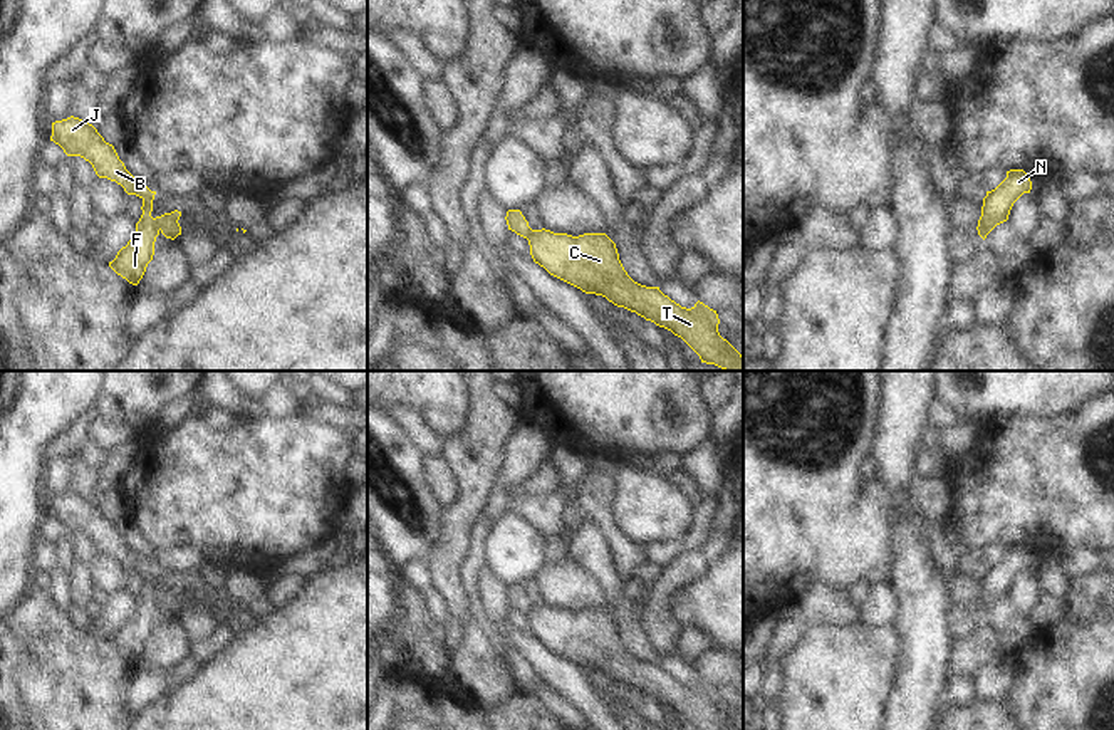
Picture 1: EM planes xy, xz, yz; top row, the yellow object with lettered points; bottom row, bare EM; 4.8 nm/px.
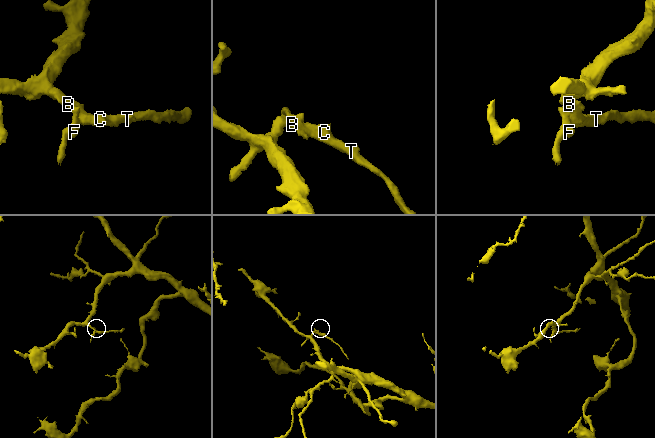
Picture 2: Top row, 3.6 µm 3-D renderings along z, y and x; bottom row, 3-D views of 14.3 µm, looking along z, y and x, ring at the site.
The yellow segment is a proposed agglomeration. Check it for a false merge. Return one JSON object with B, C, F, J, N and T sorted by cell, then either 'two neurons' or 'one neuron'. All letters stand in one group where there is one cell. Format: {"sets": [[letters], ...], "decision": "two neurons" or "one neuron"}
{"sets": [["B", "C", "J", "N", "T"], ["F"]], "decision": "two neurons"}

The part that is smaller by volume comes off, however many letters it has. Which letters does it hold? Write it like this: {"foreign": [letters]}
{"foreign": ["F"]}

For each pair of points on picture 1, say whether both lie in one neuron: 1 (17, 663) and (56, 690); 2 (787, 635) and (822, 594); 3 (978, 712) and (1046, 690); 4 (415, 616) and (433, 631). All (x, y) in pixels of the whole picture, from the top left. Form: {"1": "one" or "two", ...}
{"1": "two", "2": "one", "3": "two", "4": "one"}

